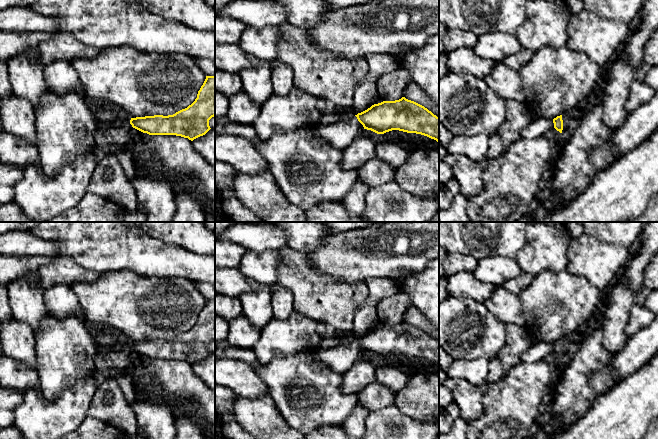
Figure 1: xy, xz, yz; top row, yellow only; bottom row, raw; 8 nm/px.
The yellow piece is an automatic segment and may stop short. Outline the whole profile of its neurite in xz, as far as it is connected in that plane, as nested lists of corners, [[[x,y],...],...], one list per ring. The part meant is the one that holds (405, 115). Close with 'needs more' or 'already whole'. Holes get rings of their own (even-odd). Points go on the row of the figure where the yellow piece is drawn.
[[[405,97],[374,104],[347,121],[316,123],[311,129],[316,136],[342,151],[365,129],[377,134],[399,130],[421,134],[439,142],[439,117]]]; needs more

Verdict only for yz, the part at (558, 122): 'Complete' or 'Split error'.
Split error

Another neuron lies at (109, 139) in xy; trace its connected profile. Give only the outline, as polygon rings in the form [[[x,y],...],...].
[[[100,124],[95,133],[96,150],[99,154],[115,154],[117,151],[128,151],[132,138],[129,126],[113,127]]]

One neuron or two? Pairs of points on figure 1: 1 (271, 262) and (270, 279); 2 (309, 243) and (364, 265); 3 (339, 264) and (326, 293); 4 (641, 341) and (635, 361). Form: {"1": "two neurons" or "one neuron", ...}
{"1": "one neuron", "2": "two neurons", "3": "two neurons", "4": "one neuron"}

